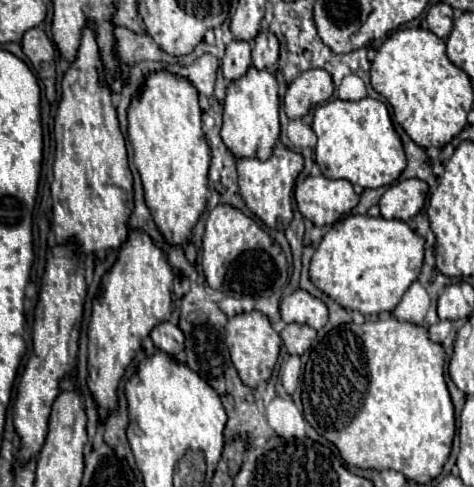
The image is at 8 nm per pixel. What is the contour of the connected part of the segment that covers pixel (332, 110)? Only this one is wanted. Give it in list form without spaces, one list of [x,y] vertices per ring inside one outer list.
[[[372,97],[360,101],[334,99],[316,109],[312,129],[318,137],[314,149],[316,163],[328,179],[346,179],[364,189],[378,189],[392,185],[406,169],[400,137],[392,125],[390,111],[382,101]]]

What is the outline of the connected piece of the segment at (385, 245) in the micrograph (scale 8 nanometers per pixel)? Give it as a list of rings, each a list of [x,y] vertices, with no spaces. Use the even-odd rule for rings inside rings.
[[[348,215],[334,223],[322,237],[310,261],[310,281],[330,299],[348,311],[360,311],[364,317],[394,311],[406,287],[420,275],[424,259],[424,239],[418,237],[404,221]]]

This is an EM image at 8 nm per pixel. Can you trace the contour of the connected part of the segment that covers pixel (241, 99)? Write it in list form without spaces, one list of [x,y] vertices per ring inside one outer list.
[[[254,67],[236,81],[230,83],[224,99],[224,123],[222,123],[222,141],[226,149],[236,157],[256,157],[270,159],[270,151],[276,147],[280,137],[278,121],[278,83],[272,71],[258,71]]]

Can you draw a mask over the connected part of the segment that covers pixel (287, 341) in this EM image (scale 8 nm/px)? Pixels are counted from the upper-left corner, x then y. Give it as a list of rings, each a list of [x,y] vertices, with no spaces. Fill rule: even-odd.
[[[290,323],[282,329],[280,333],[286,349],[290,355],[302,355],[304,351],[310,349],[314,337],[316,337],[316,331],[308,325],[298,325],[298,323]]]

